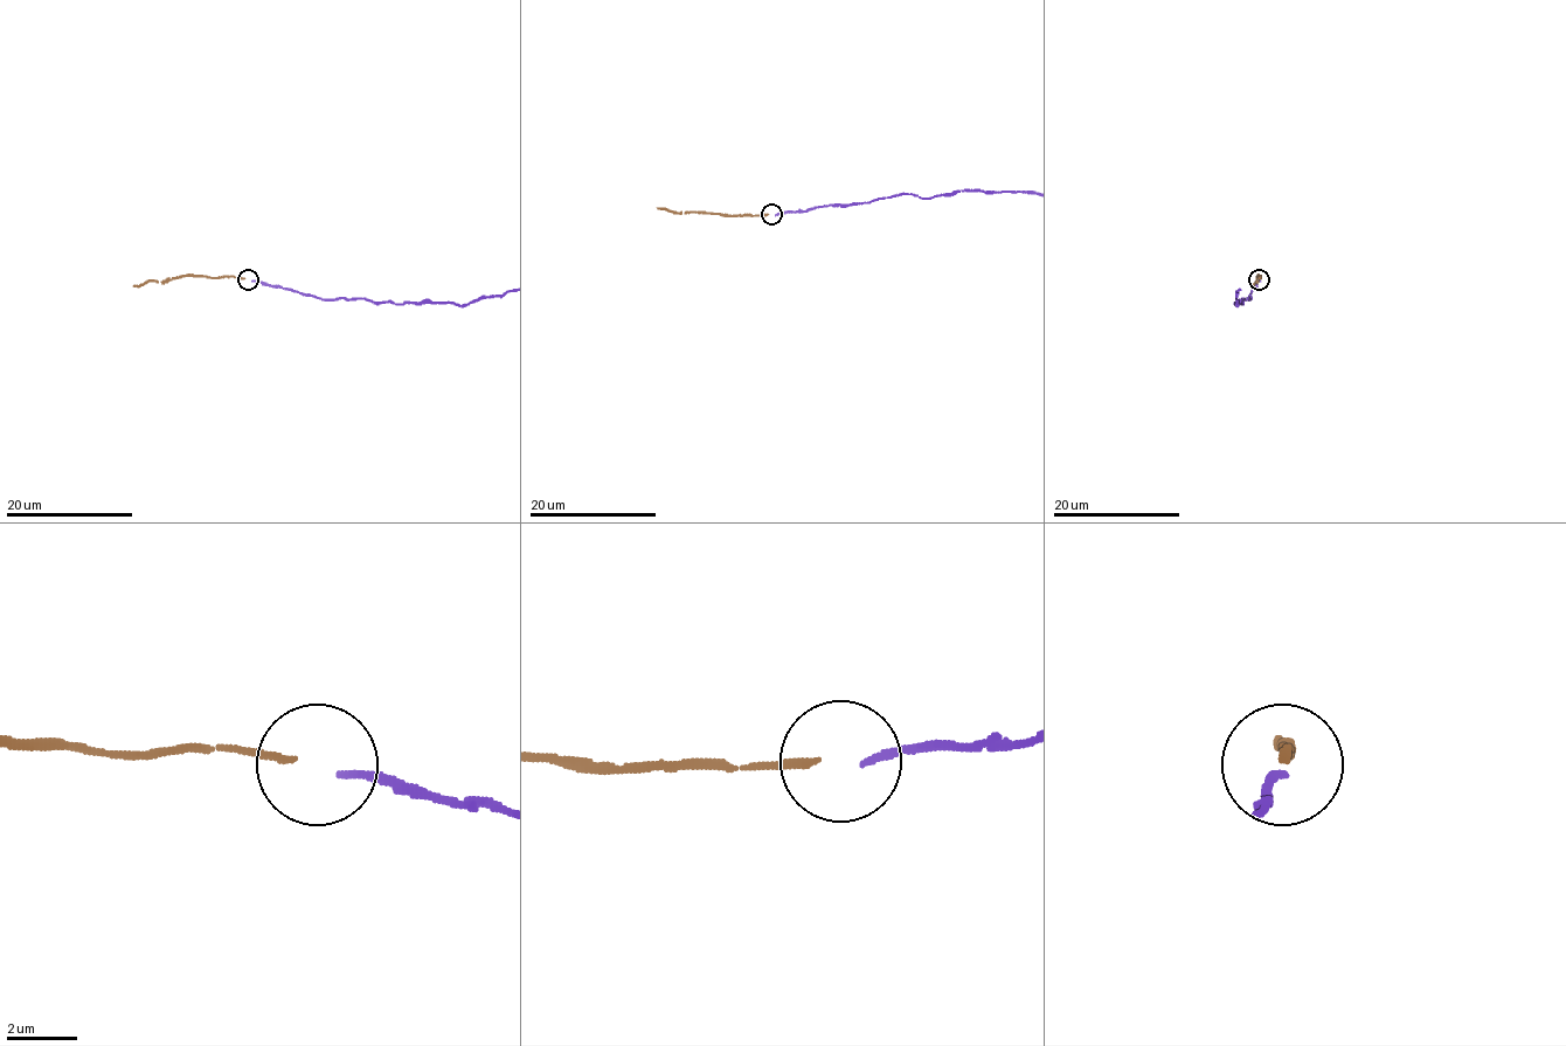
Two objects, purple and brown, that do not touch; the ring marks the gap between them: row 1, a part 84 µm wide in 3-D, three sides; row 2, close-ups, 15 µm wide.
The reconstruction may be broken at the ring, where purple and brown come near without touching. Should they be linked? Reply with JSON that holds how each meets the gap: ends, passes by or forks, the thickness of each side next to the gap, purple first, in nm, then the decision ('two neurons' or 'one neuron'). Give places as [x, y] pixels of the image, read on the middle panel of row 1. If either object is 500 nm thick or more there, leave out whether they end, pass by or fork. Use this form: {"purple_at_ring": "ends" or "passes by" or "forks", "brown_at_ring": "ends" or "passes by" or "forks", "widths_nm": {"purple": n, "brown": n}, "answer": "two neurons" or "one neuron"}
{"purple_at_ring": "ends", "brown_at_ring": "ends", "widths_nm": {"purple": 200, "brown": 180}, "answer": "one neuron"}

